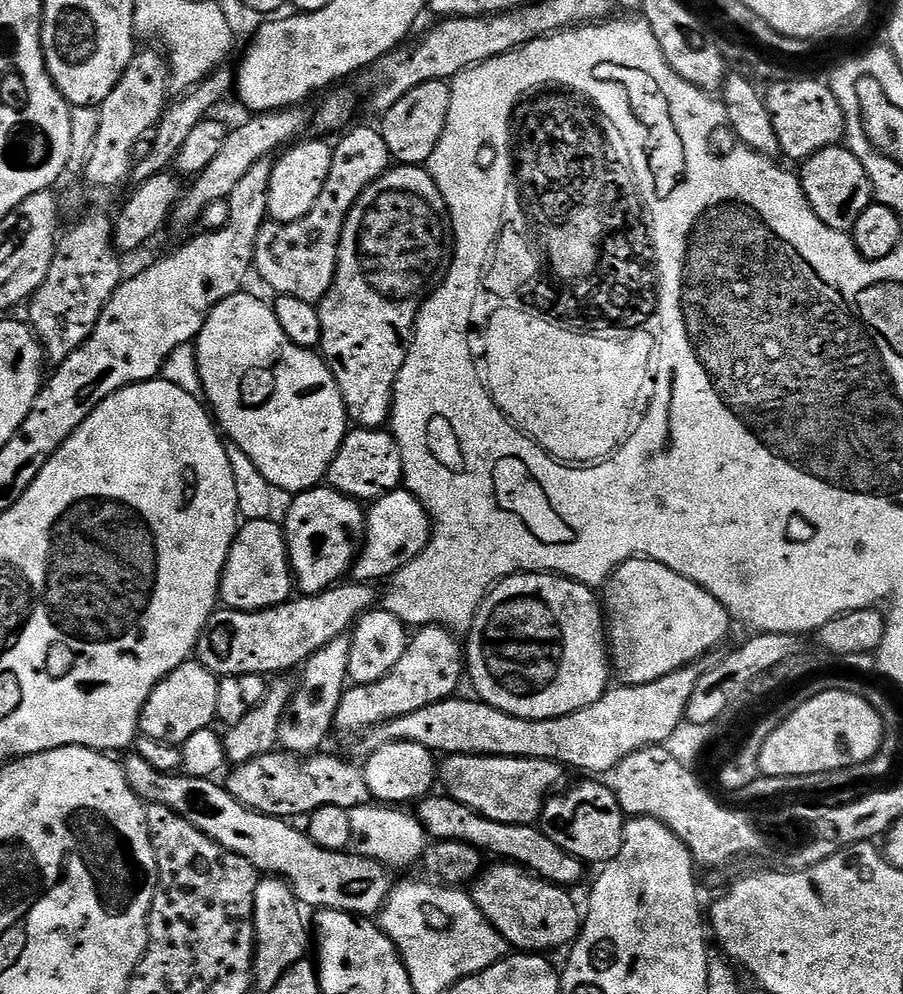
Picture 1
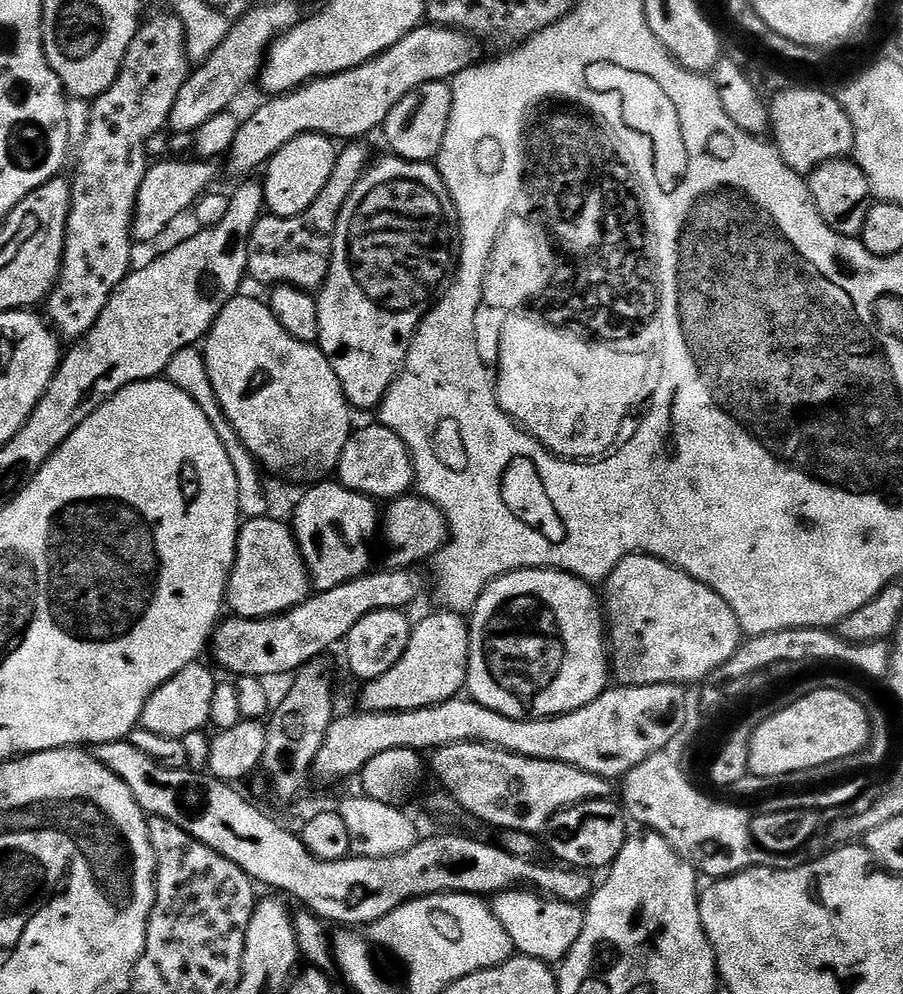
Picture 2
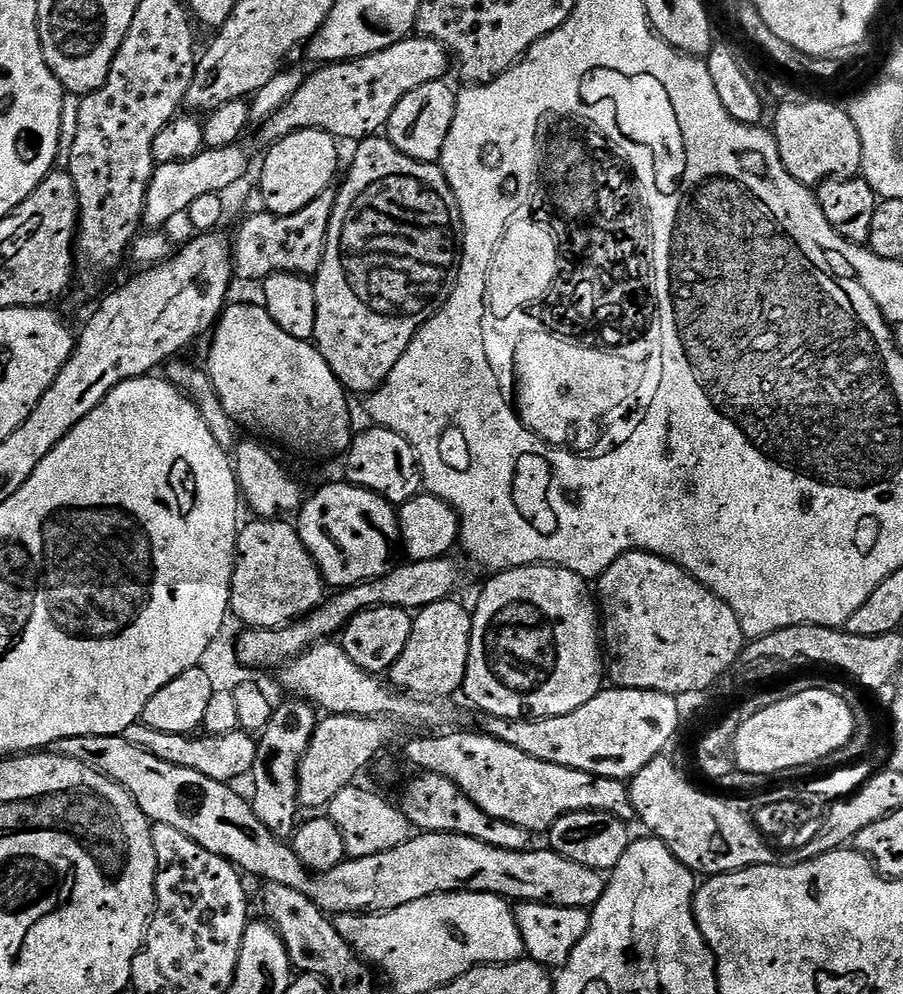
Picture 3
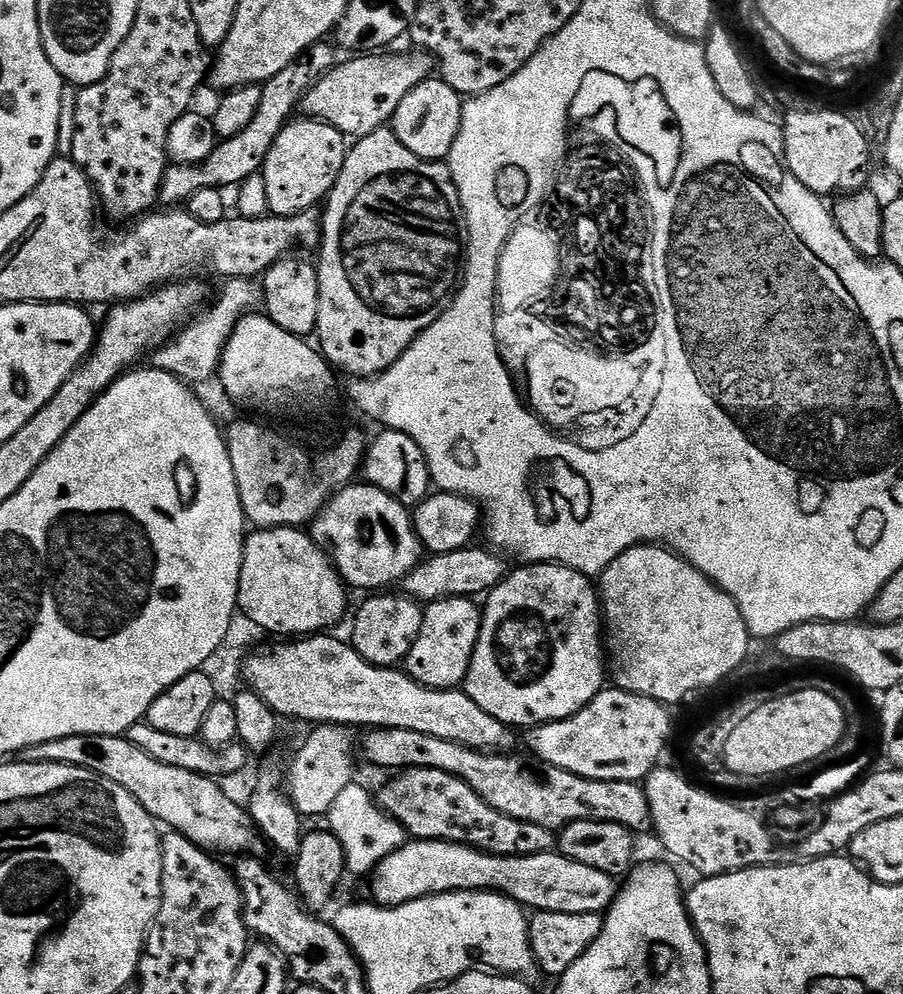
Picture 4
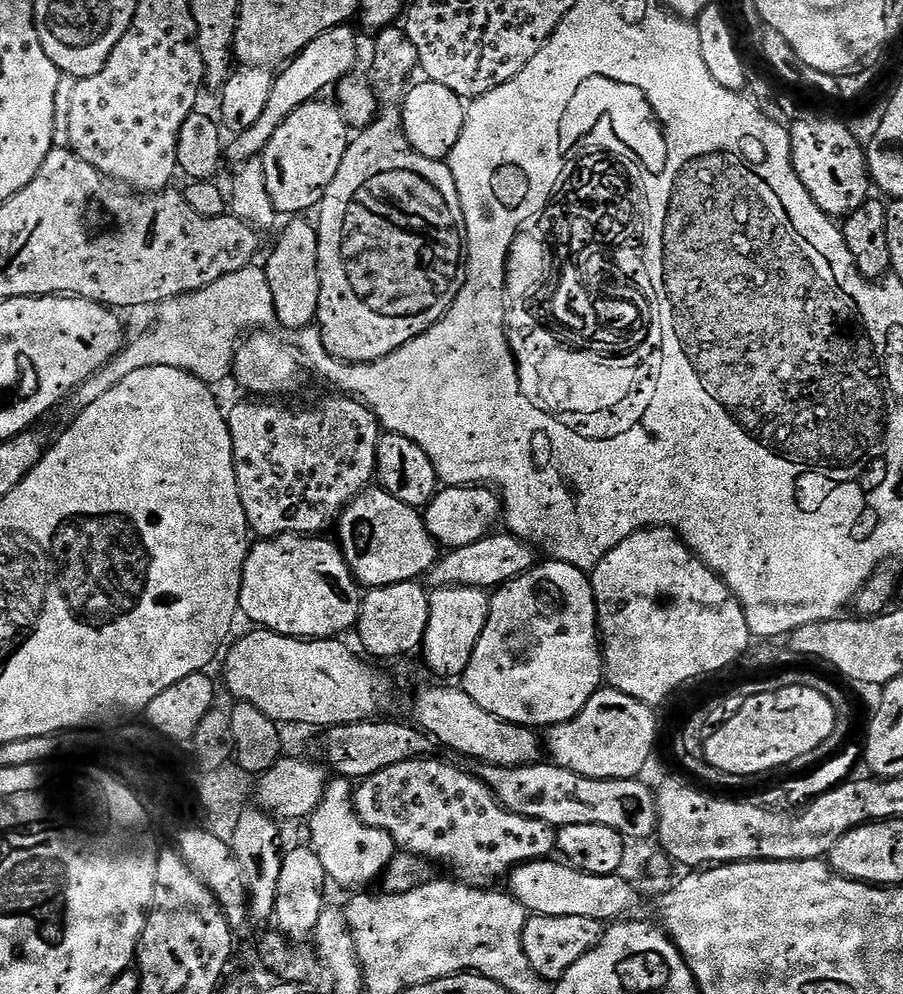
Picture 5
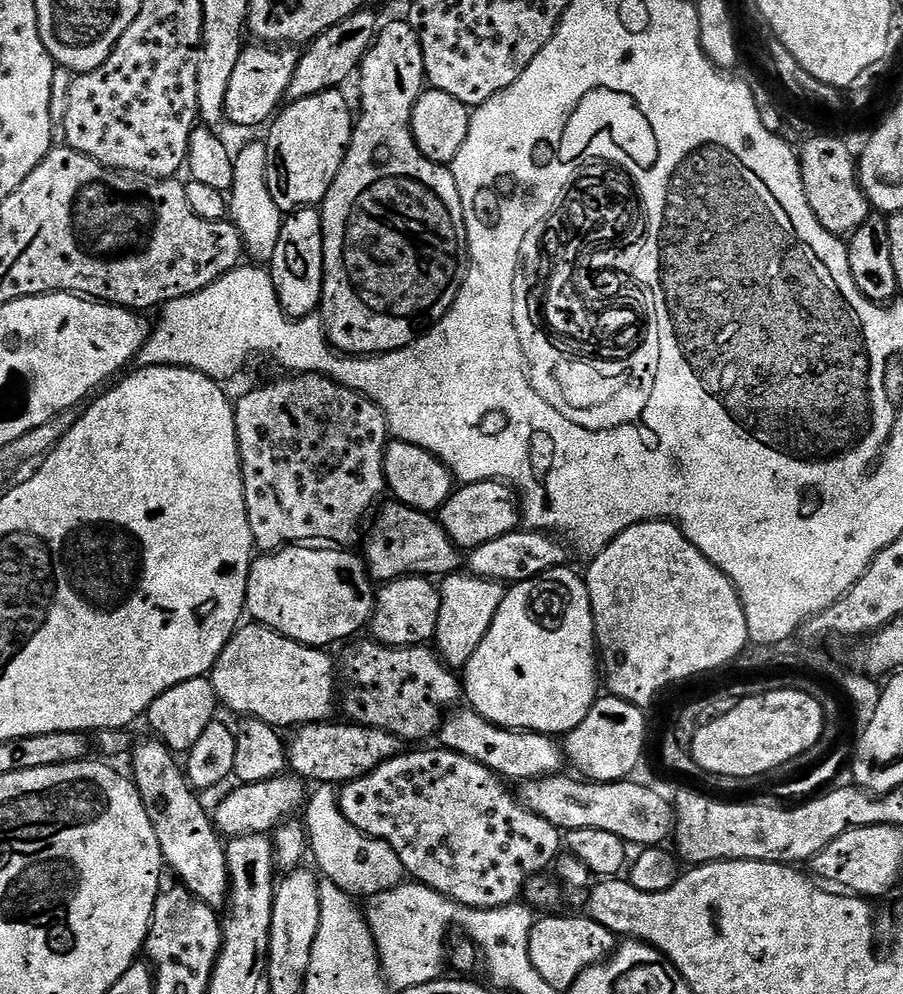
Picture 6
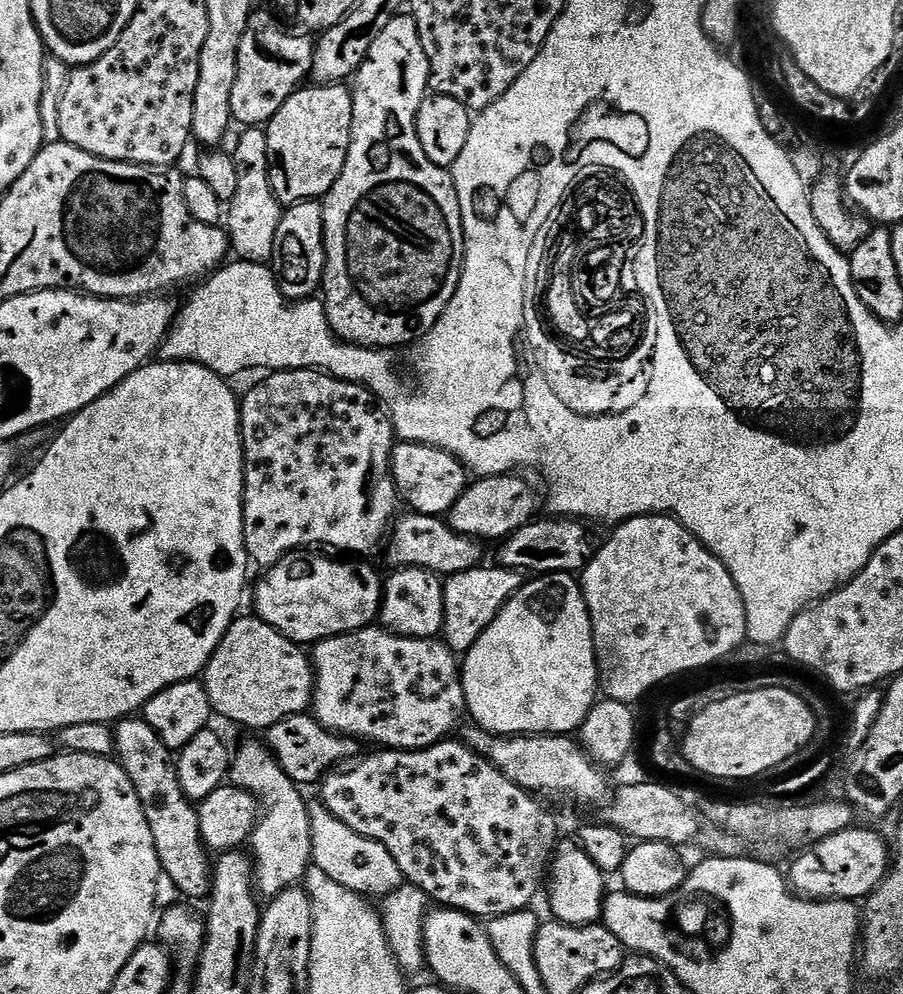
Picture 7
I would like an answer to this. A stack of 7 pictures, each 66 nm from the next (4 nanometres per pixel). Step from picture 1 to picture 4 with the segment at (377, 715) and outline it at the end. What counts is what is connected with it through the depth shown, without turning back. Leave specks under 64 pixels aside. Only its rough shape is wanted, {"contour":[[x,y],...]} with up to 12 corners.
{"contour":[[466,596],[427,605],[408,675],[459,689],[480,633]]}

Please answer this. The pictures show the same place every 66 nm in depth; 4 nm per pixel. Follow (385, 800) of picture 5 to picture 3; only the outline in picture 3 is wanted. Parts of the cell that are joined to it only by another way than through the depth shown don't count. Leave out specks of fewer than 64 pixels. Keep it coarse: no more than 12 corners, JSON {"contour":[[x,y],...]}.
{"contour":[[450,778],[408,784],[398,807],[420,832],[529,851],[533,833],[490,818]]}

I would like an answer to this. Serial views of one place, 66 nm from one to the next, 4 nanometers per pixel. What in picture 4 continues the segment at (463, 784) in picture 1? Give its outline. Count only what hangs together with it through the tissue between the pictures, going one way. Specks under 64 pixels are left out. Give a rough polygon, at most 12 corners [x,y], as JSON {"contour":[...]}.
{"contour":[[374,728],[376,768],[454,774],[494,810],[559,830],[648,828],[631,780],[587,780],[517,754]]}

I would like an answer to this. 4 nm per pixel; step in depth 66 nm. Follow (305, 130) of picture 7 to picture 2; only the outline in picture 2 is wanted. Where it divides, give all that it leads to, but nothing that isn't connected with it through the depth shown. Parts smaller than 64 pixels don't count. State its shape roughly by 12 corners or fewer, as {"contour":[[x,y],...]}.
{"contour":[[286,142],[262,176],[267,211],[302,214],[330,182],[337,145]]}

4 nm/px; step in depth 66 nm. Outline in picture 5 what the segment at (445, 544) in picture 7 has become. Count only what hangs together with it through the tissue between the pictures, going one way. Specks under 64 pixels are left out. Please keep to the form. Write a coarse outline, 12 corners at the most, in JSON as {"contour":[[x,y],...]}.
{"contour":[[382,487],[340,515],[340,552],[365,589],[419,581],[438,545]]}

